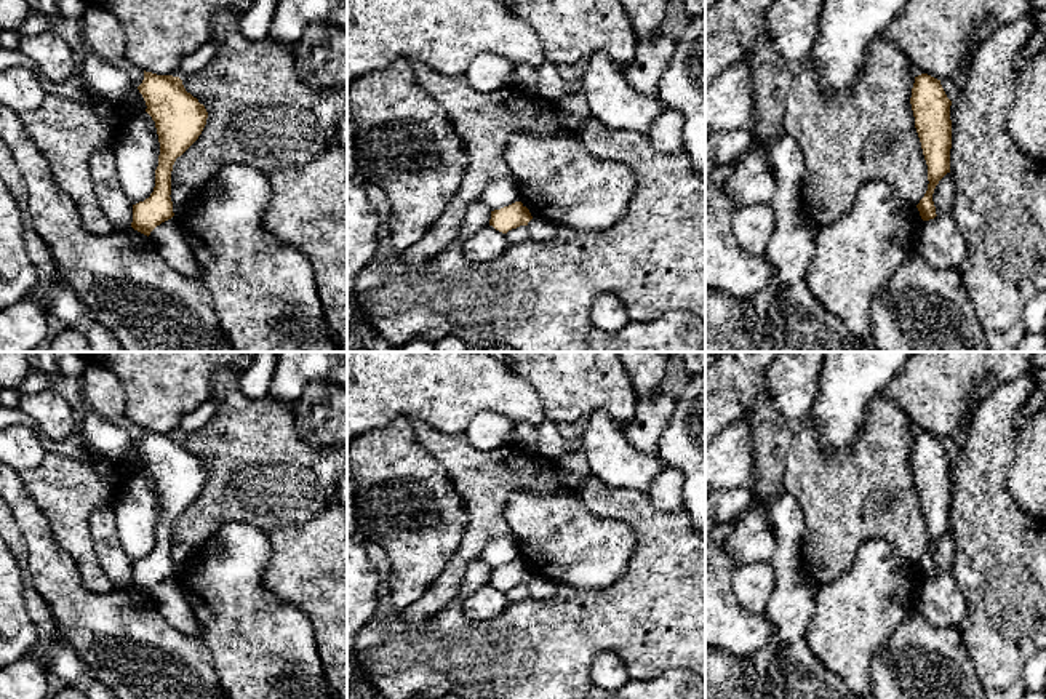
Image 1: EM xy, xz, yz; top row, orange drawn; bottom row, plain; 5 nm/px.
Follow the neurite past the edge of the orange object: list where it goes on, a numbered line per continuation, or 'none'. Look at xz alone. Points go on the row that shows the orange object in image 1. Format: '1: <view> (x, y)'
none

